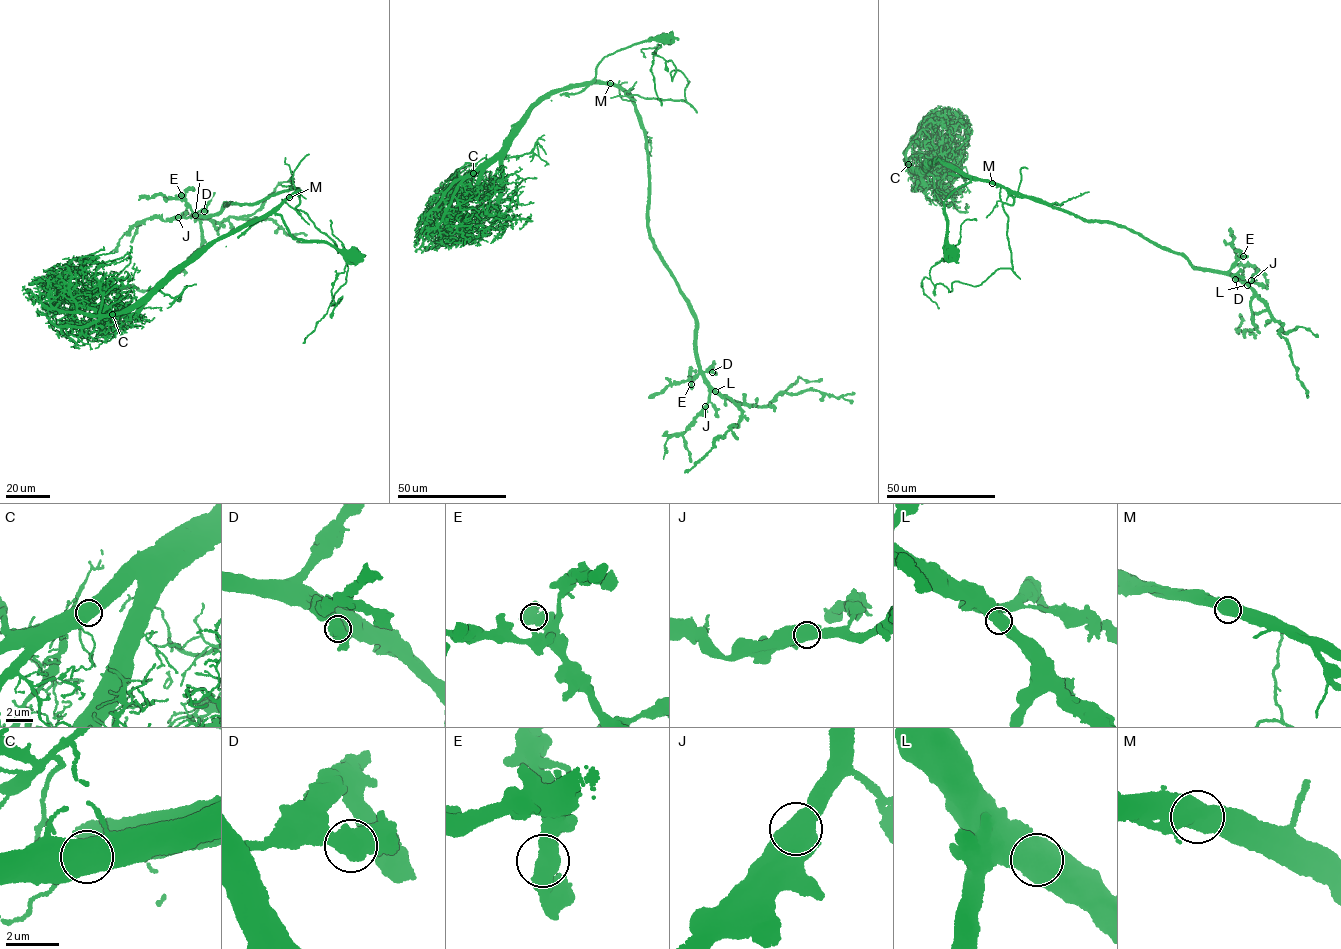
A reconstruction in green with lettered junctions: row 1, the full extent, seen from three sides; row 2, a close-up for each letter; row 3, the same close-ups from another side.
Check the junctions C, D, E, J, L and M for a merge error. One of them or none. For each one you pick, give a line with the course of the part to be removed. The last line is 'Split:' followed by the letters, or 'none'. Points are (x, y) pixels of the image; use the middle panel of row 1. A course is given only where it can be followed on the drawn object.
M: foreign part runs (610, 83), (687, 103), (660, 44), (645, 57)
Split: M

